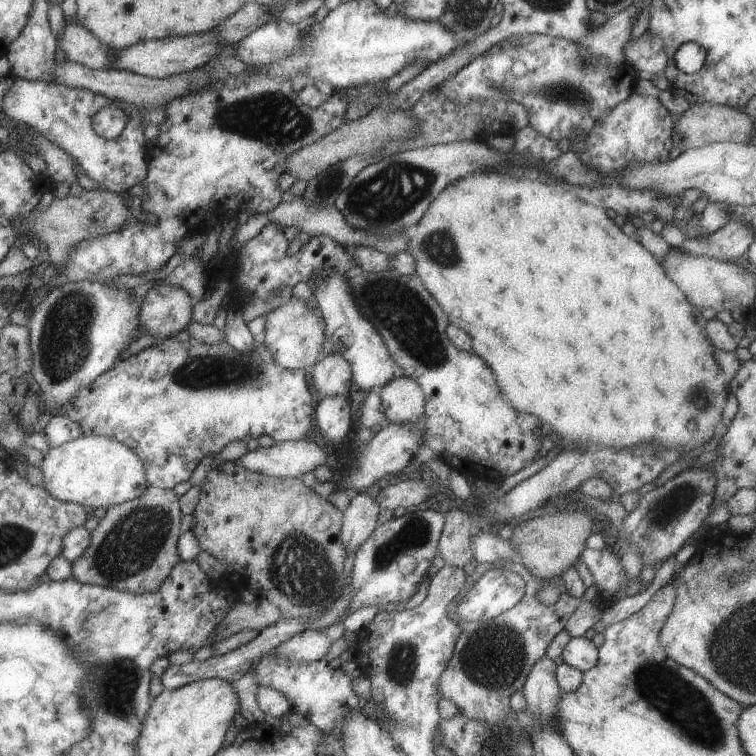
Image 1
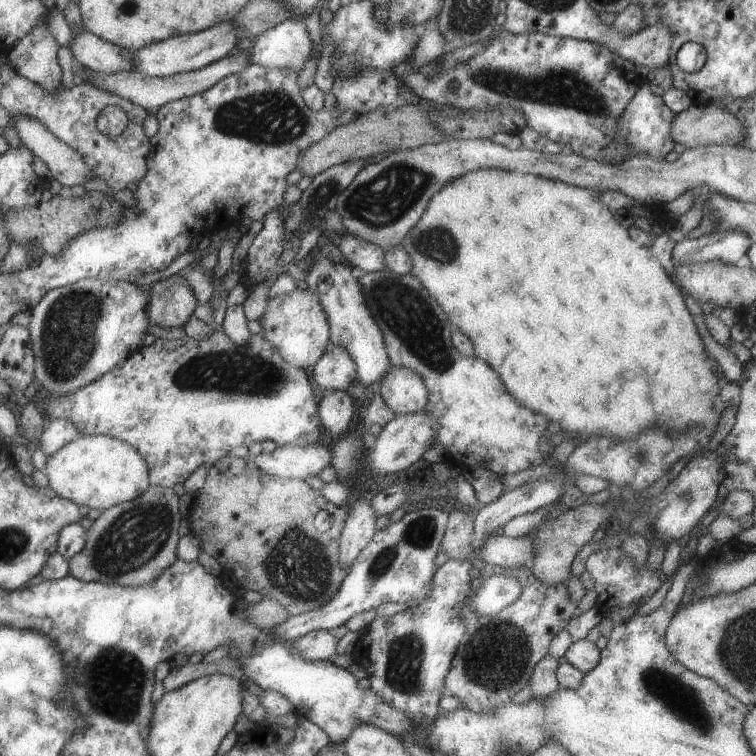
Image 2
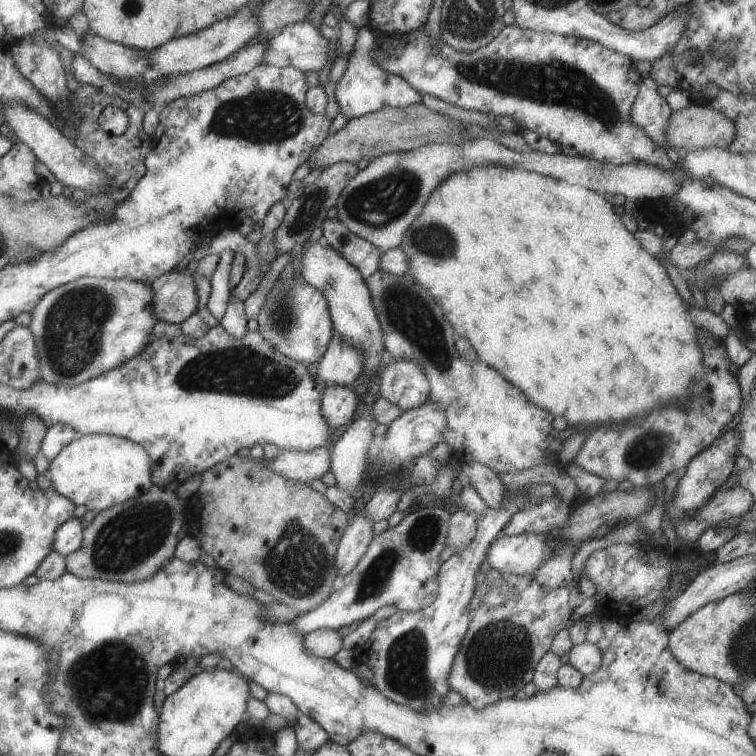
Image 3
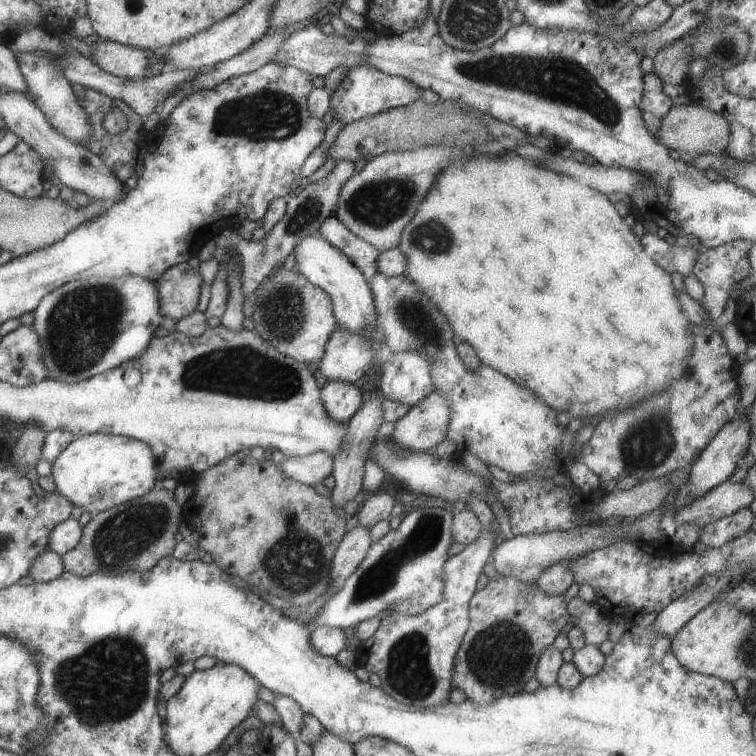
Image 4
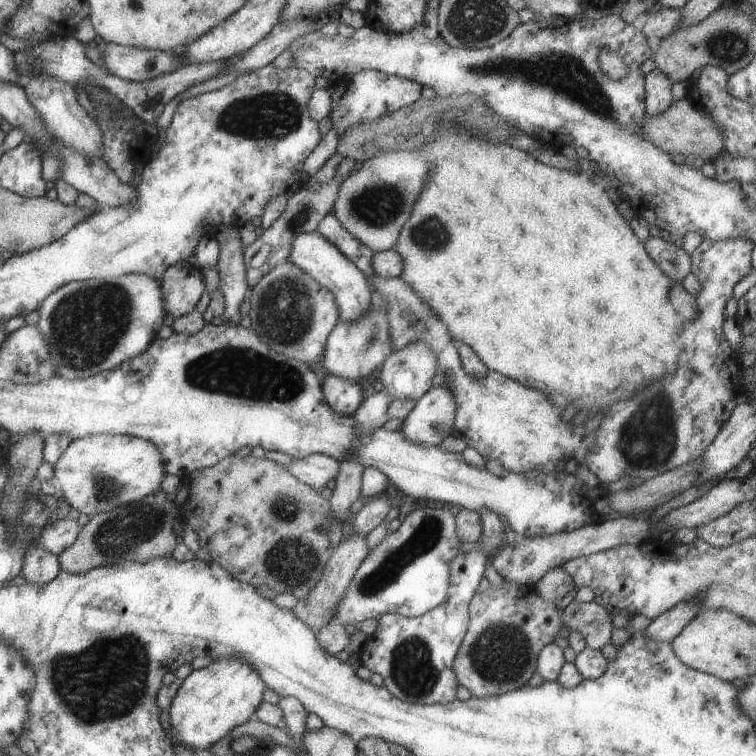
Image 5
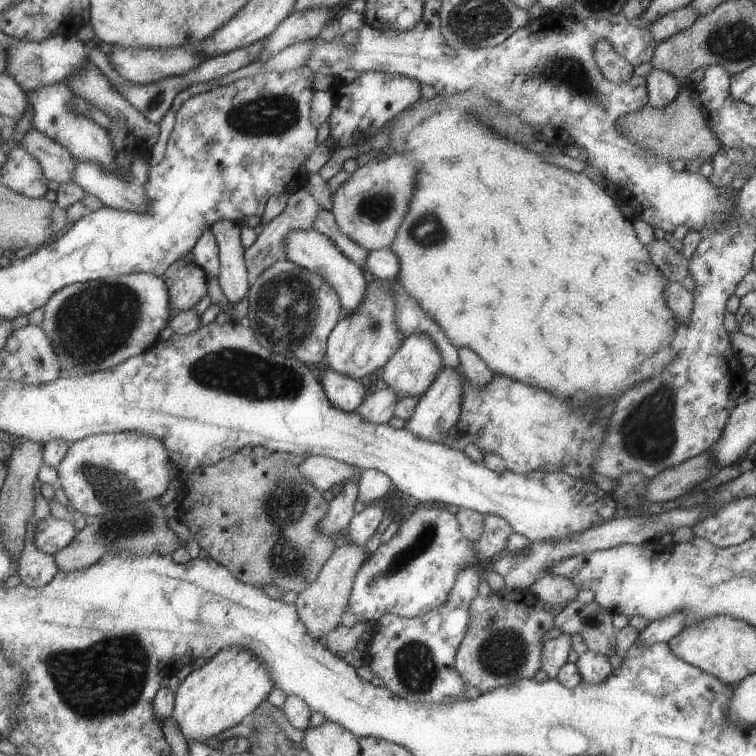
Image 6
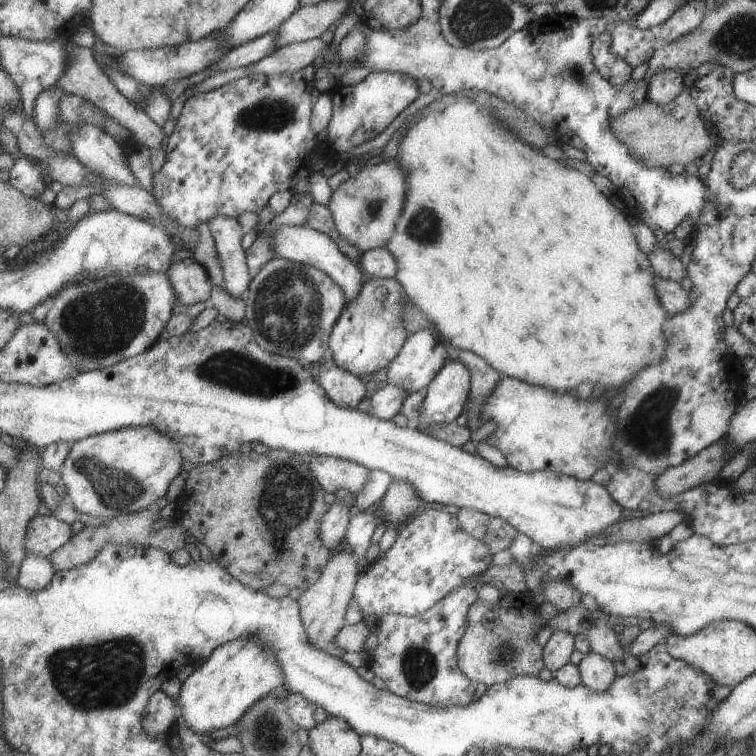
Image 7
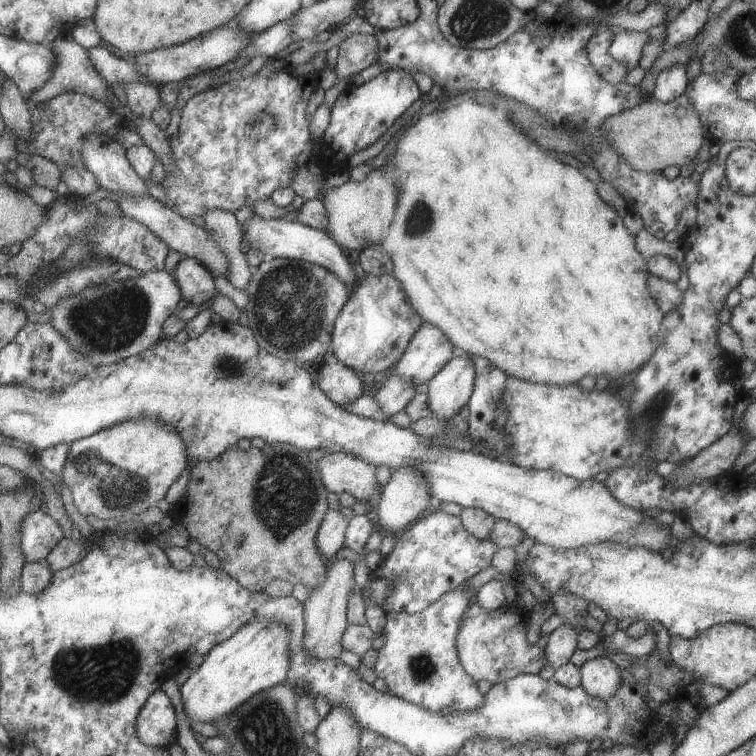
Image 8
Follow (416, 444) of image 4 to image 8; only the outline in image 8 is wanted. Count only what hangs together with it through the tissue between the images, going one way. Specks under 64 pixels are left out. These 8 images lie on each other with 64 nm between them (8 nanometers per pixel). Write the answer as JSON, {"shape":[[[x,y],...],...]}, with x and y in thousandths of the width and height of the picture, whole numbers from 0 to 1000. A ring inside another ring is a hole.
{"shape":[[[604,466],[563,508],[571,550],[590,557],[615,542],[627,519],[628,503],[630,489],[622,470]]]}

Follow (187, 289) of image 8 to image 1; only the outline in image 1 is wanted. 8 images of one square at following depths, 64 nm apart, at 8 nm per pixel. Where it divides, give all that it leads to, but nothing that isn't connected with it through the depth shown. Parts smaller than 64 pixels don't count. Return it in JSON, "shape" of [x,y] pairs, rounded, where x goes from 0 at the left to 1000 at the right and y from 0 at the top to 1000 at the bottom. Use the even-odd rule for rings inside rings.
{"shape":[[[206,373],[185,407],[185,431],[206,447],[228,447],[254,425],[255,393],[238,378]]]}

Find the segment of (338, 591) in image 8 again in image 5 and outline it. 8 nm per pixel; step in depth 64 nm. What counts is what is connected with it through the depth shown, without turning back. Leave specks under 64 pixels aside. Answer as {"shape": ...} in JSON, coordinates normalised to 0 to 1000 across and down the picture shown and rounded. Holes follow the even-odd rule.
{"shape":[[[468,705],[458,717],[452,717],[434,741],[426,762],[423,767],[421,767],[421,772],[418,772],[405,792],[394,794],[392,803],[388,806],[390,815],[417,836],[421,836],[429,828],[438,824],[443,802],[454,791],[454,786],[458,784],[476,746],[487,737],[488,726],[484,710],[485,709]]]}

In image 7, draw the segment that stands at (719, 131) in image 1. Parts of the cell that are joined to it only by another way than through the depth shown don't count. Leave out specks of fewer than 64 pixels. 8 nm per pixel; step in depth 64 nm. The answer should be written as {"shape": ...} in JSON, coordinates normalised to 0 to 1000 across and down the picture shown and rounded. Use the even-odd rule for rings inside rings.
{"shape":[[[910,114],[886,138],[876,139],[854,132],[841,143],[819,149],[807,161],[812,180],[828,190],[833,204],[857,222],[884,222],[892,216],[907,218],[911,212],[926,213],[942,193],[951,190],[935,167],[918,131],[910,124]]]}

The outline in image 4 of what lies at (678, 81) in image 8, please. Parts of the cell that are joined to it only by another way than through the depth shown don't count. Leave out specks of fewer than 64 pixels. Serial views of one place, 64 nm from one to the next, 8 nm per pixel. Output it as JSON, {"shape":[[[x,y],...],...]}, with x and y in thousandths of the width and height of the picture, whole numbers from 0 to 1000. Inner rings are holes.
{"shape":[[[862,95],[852,99],[849,138],[847,138],[847,151],[854,164],[860,177],[868,177],[873,169],[876,156],[886,148],[890,142],[889,130],[881,126],[877,116],[881,111],[870,98]]]}

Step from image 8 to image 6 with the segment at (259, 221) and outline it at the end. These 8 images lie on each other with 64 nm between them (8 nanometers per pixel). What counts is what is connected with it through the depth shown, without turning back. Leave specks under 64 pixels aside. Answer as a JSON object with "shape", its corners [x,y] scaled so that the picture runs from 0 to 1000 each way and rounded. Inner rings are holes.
{"shape":[[[414,304],[384,307],[380,313],[378,343],[388,349],[422,364],[448,393],[455,415],[466,417],[481,401],[487,373],[481,368],[483,358],[476,356],[463,341],[459,341],[431,312]]]}

